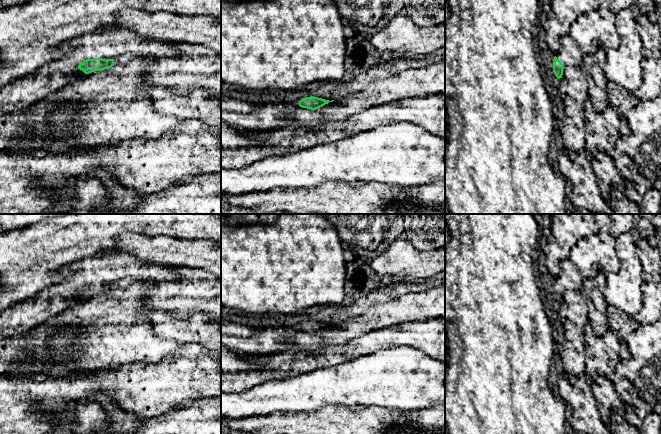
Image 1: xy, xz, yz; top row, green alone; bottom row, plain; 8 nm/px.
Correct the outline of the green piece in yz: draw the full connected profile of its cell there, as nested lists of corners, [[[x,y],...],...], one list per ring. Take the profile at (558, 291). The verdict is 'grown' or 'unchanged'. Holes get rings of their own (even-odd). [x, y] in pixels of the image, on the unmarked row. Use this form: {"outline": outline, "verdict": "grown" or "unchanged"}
{"outline": [[[569,259],[563,260],[559,264],[562,273],[553,283],[553,296],[558,303],[562,302],[566,289],[580,291],[583,281],[579,270]]], "verdict": "grown"}

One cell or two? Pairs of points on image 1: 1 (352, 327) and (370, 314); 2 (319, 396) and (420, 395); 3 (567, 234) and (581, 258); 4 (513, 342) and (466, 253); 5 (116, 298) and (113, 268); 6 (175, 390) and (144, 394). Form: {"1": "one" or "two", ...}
{"1": "one", "2": "one", "3": "two", "4": "one", "5": "two", "6": "one"}

